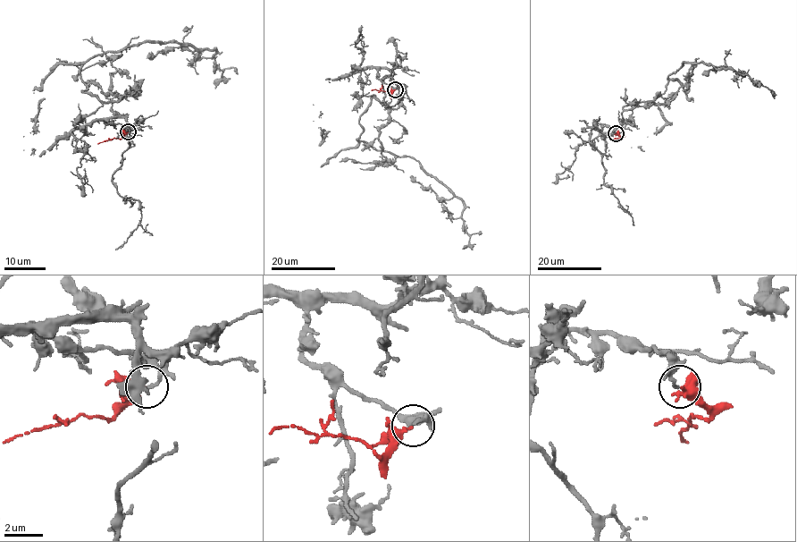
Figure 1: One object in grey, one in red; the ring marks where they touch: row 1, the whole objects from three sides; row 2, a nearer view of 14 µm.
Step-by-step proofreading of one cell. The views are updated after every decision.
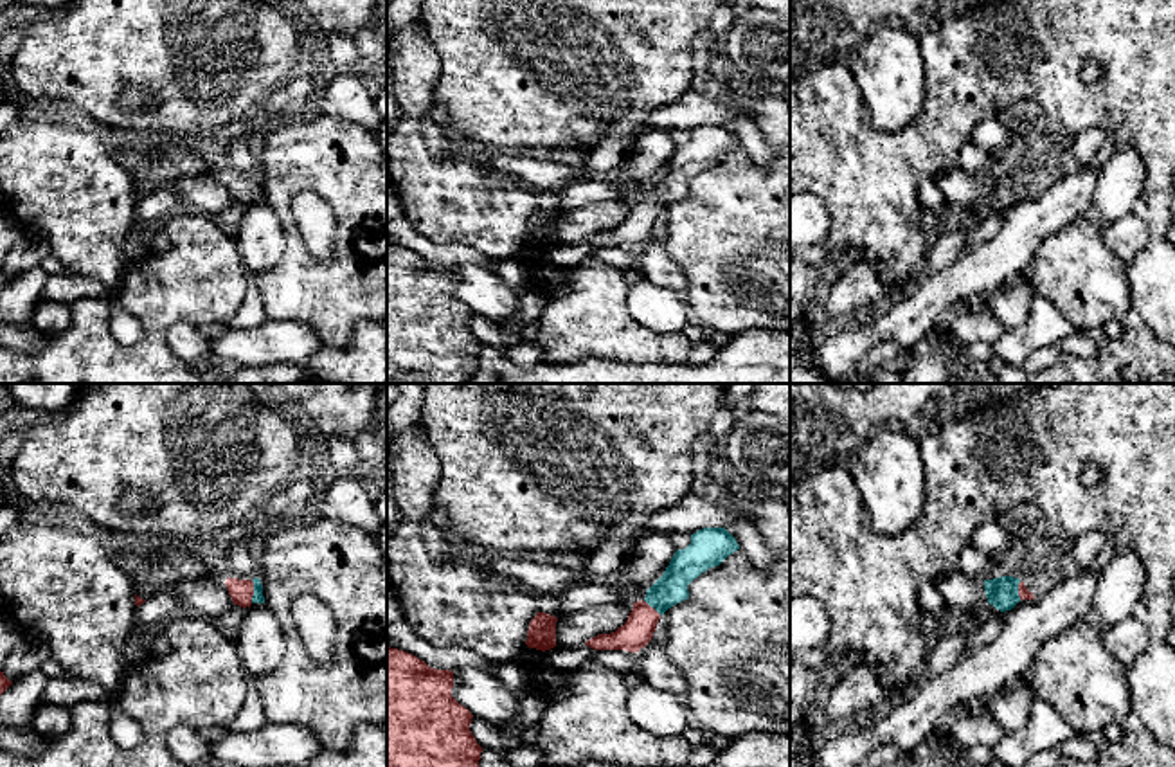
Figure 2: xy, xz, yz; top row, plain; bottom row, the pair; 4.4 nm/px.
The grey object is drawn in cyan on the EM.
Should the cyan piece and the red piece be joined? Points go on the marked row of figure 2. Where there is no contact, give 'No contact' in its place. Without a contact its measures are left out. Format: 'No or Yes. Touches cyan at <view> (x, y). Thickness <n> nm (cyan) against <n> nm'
Yes. Touches cyan at xy (254, 591). Thickness 50 nm (cyan) against 110 nm

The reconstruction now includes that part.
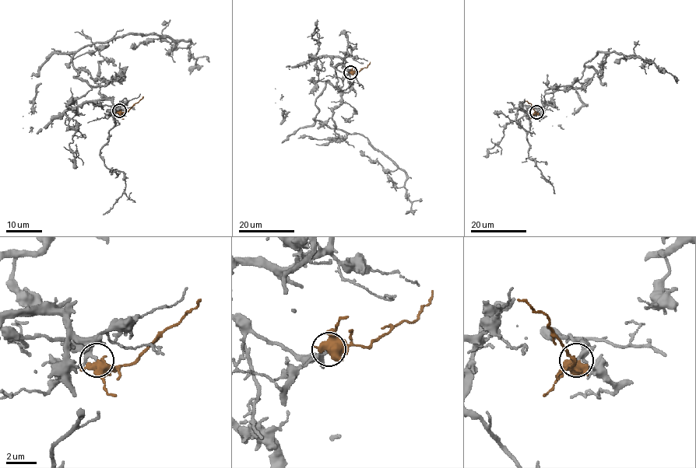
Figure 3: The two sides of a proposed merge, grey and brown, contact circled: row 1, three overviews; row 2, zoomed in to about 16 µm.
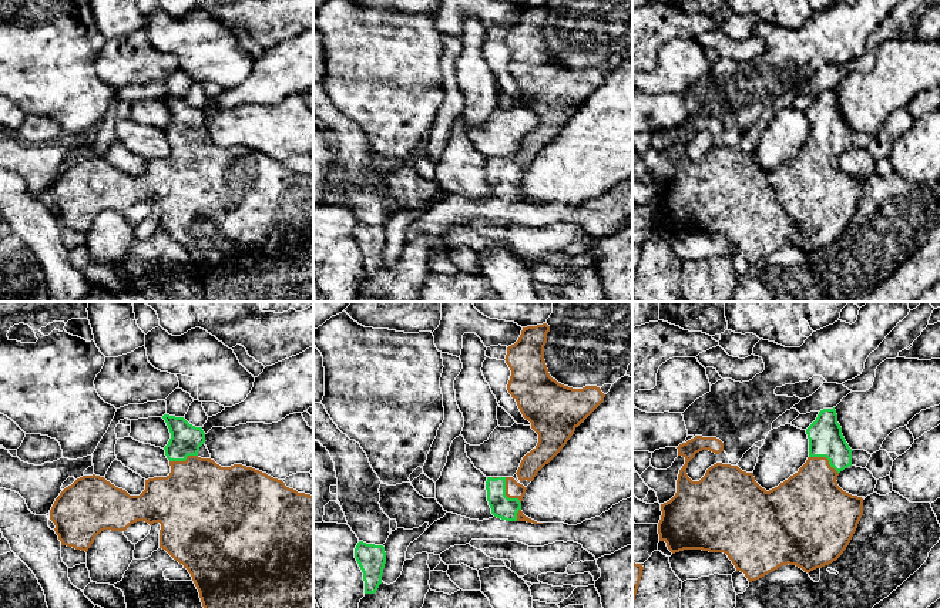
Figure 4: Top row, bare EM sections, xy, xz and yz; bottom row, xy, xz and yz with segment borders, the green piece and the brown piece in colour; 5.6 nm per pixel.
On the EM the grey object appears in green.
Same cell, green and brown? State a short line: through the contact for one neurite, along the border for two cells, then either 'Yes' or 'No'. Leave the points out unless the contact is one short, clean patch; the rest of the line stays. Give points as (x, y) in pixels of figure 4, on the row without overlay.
Line: xz (502, 188), (504, 185), (504, 175), (513, 171). Yes

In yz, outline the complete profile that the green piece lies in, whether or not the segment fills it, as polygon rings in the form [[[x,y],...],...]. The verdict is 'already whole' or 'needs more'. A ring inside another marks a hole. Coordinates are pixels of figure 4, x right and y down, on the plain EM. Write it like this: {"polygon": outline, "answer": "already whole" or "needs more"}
{"polygon": [[[833,90],[819,93],[816,101],[806,110],[809,120],[809,138],[798,154],[766,172],[753,158],[753,154],[742,152],[738,147],[716,144],[711,147],[699,162],[692,162],[688,155],[688,144],[702,131],[715,135],[724,132],[724,124],[716,118],[695,117],[679,125],[678,137],[685,140],[679,151],[675,177],[661,185],[661,201],[658,204],[659,222],[665,222],[668,231],[675,235],[684,231],[702,231],[724,234],[735,246],[736,252],[745,255],[749,263],[756,262],[782,246],[796,246],[805,253],[836,242],[849,226],[857,205],[863,196],[863,179],[843,172],[837,167],[840,152],[852,147],[852,130],[846,124],[837,95]]], "answer": "needs more"}

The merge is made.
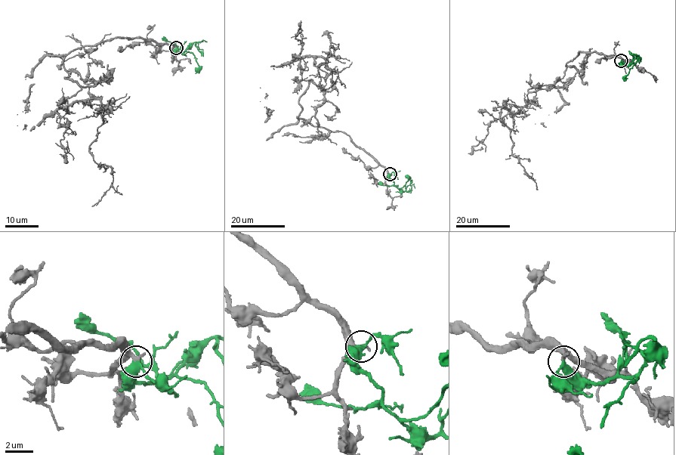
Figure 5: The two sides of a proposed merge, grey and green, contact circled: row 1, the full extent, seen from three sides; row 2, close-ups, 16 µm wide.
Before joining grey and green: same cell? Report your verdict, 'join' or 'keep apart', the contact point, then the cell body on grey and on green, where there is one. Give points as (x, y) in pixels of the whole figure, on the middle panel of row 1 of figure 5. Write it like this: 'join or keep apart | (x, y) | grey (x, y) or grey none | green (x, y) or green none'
join | (390, 174) | grey none | green none

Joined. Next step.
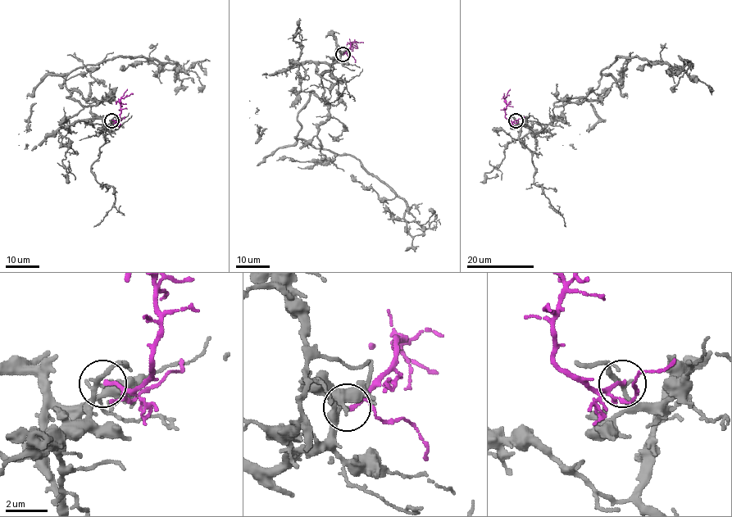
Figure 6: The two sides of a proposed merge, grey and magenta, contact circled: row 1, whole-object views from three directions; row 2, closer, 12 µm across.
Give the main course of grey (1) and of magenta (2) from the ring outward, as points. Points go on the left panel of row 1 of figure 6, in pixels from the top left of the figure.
1: (111, 120), (86, 122), (90, 106), (66, 97), (66, 76), (123, 56), (181, 72), (198, 62), (206, 74)
2: (112, 120), (116, 121), (120, 116), (120, 99), (132, 92)

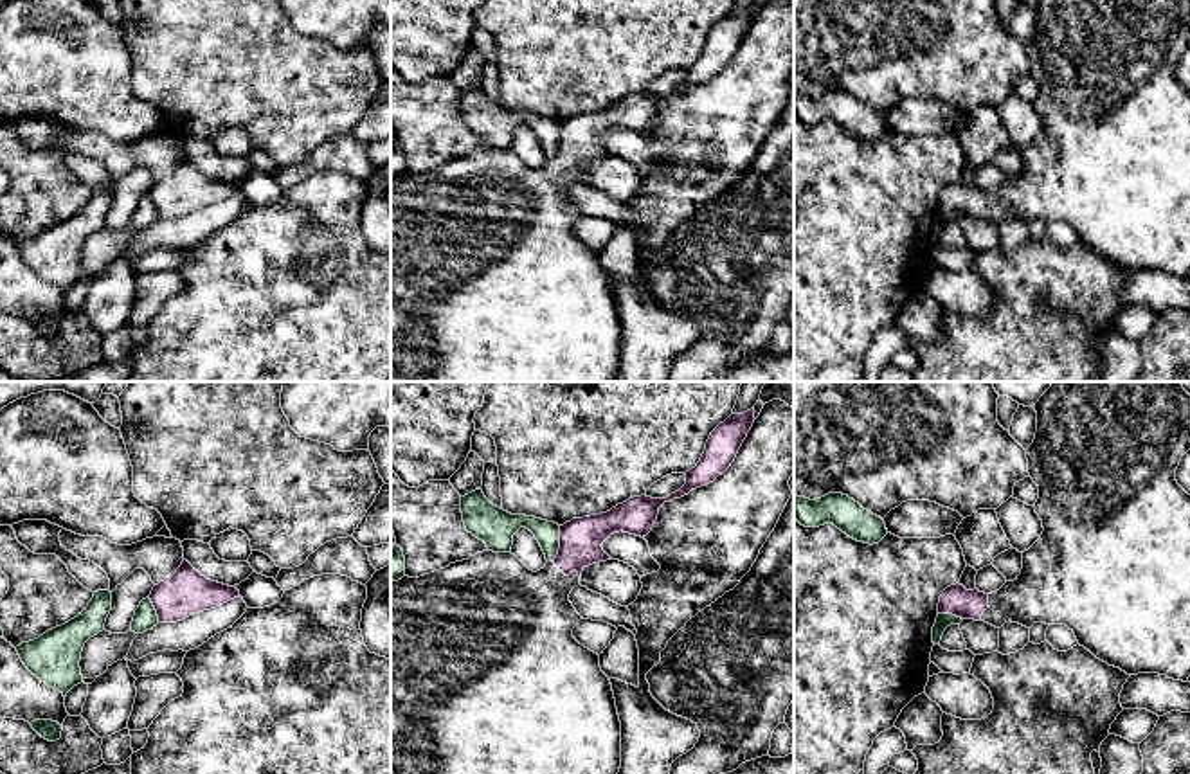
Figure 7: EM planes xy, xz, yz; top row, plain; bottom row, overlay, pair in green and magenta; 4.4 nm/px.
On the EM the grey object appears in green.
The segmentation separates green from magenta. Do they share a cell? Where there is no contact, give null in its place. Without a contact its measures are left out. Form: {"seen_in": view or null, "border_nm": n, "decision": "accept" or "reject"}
{"seen_in": "xz", "border_nm": 170, "decision": "reject"}

